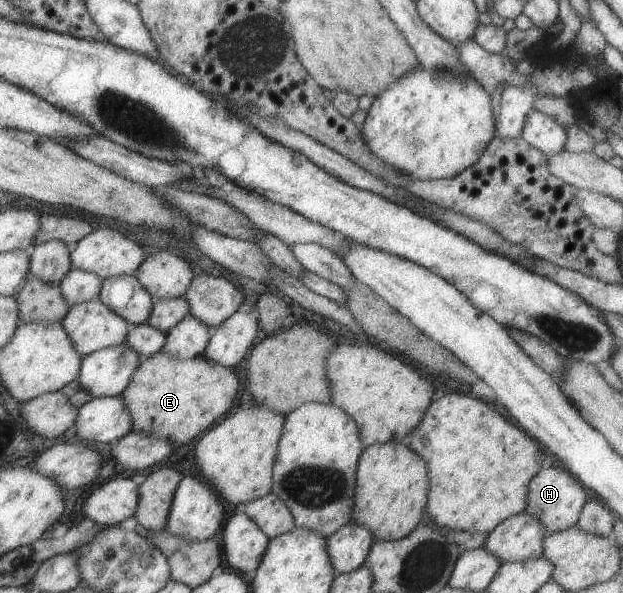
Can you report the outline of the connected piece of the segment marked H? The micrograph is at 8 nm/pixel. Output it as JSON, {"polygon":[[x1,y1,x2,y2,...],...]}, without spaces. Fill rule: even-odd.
{"polygon":[[554,467,541,469,530,480,526,511,540,520,548,534,566,531,568,528,577,526,588,495,589,492,584,484,570,472]]}

